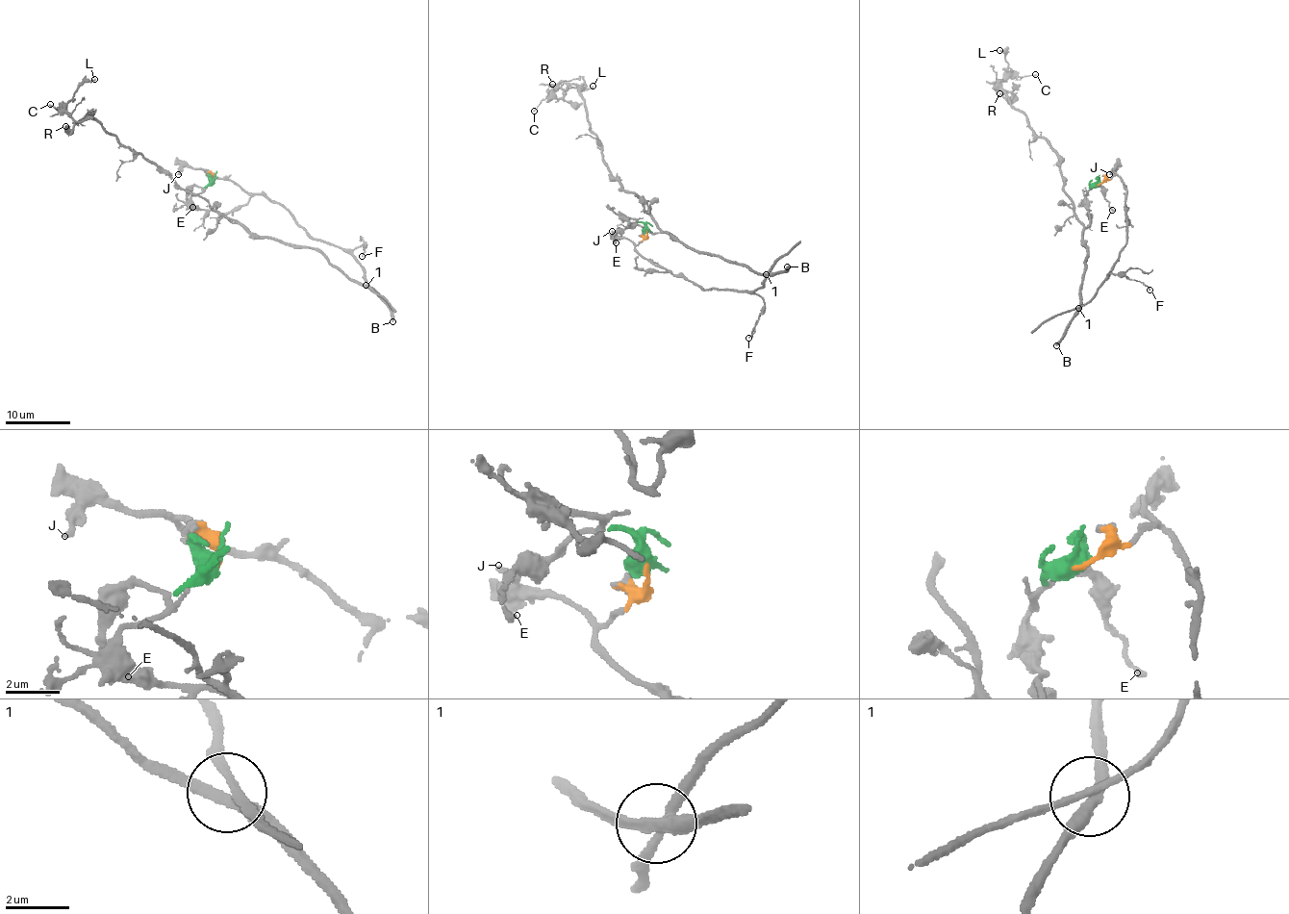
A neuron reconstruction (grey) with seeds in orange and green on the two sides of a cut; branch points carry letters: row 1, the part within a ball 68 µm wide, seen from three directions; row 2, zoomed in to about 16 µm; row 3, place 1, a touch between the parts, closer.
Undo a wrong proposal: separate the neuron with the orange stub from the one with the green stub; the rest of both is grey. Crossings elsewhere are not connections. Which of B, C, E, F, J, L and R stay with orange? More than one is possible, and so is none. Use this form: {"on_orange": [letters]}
{"on_orange": ["F", "J"]}

